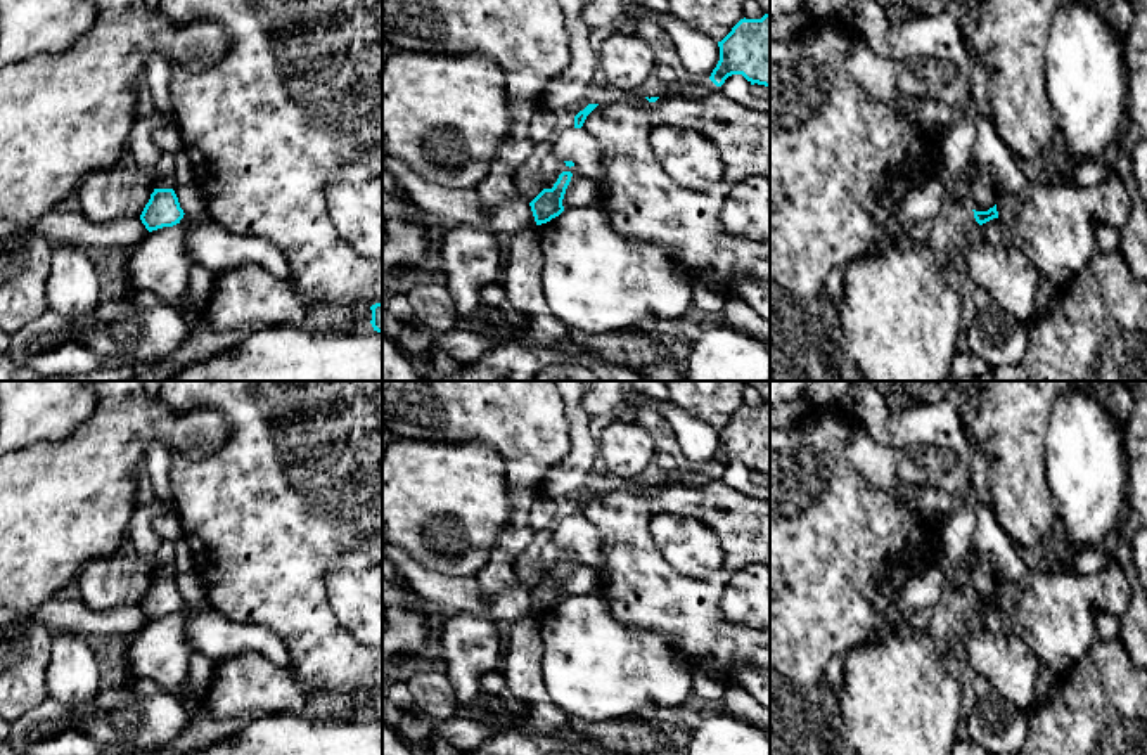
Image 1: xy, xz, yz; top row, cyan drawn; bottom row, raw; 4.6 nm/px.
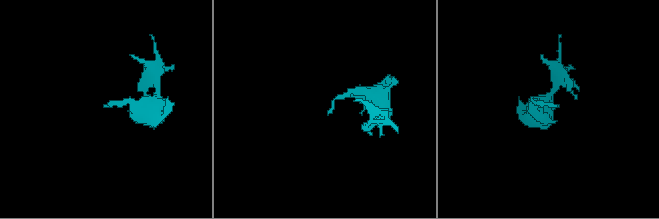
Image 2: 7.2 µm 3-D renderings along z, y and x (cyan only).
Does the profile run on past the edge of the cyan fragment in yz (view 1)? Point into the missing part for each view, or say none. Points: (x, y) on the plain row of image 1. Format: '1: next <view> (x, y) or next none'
1: next none

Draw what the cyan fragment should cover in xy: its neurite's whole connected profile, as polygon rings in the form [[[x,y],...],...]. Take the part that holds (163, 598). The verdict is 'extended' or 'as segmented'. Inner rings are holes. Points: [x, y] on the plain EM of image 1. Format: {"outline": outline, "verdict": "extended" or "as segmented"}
{"outline": [[[154,577],[149,590],[145,592],[140,608],[149,620],[173,615],[183,606],[178,585],[173,577]]], "verdict": "as segmented"}

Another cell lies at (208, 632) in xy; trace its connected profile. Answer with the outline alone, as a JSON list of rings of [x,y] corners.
[[[208,601],[183,603],[180,613],[189,616],[187,641],[192,653],[208,656],[213,665],[249,651],[256,651],[280,667],[291,663],[285,644],[266,627],[235,623]]]

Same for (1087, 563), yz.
[[[1086,551],[1074,558],[1073,570],[1080,575],[1093,575],[1112,561],[1114,558],[1111,551],[1107,552]]]

